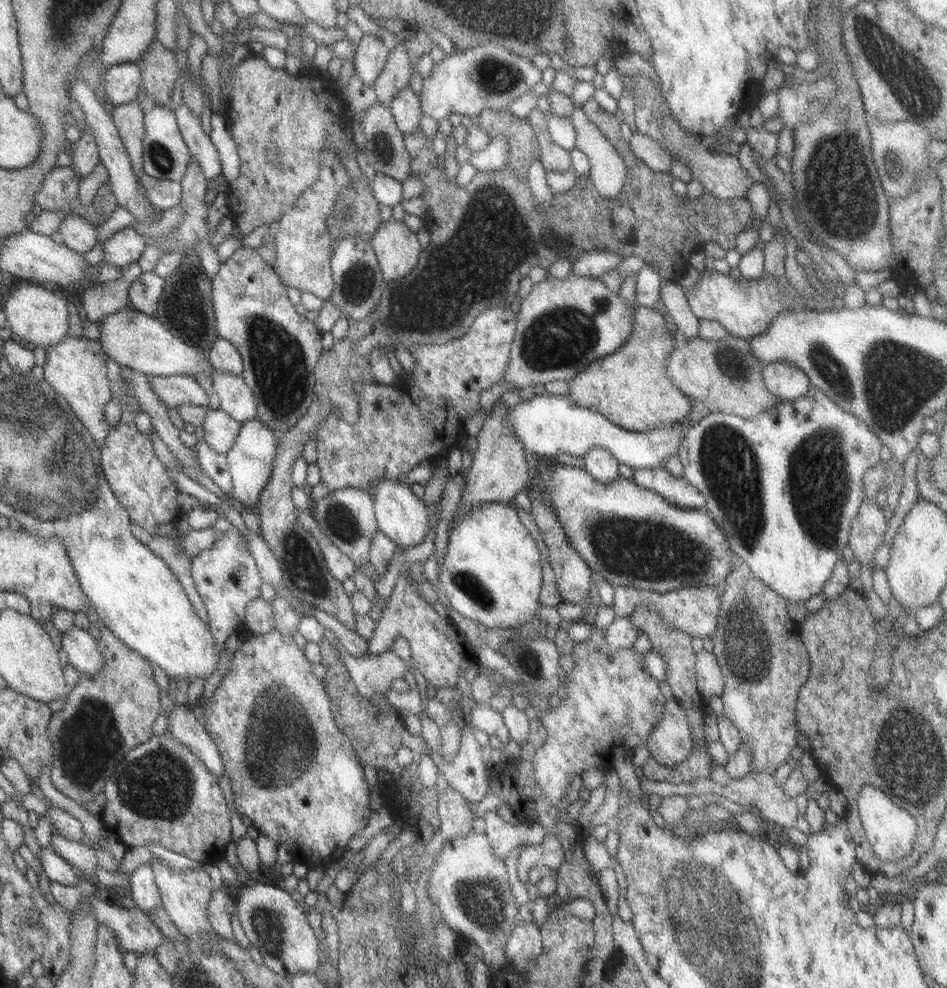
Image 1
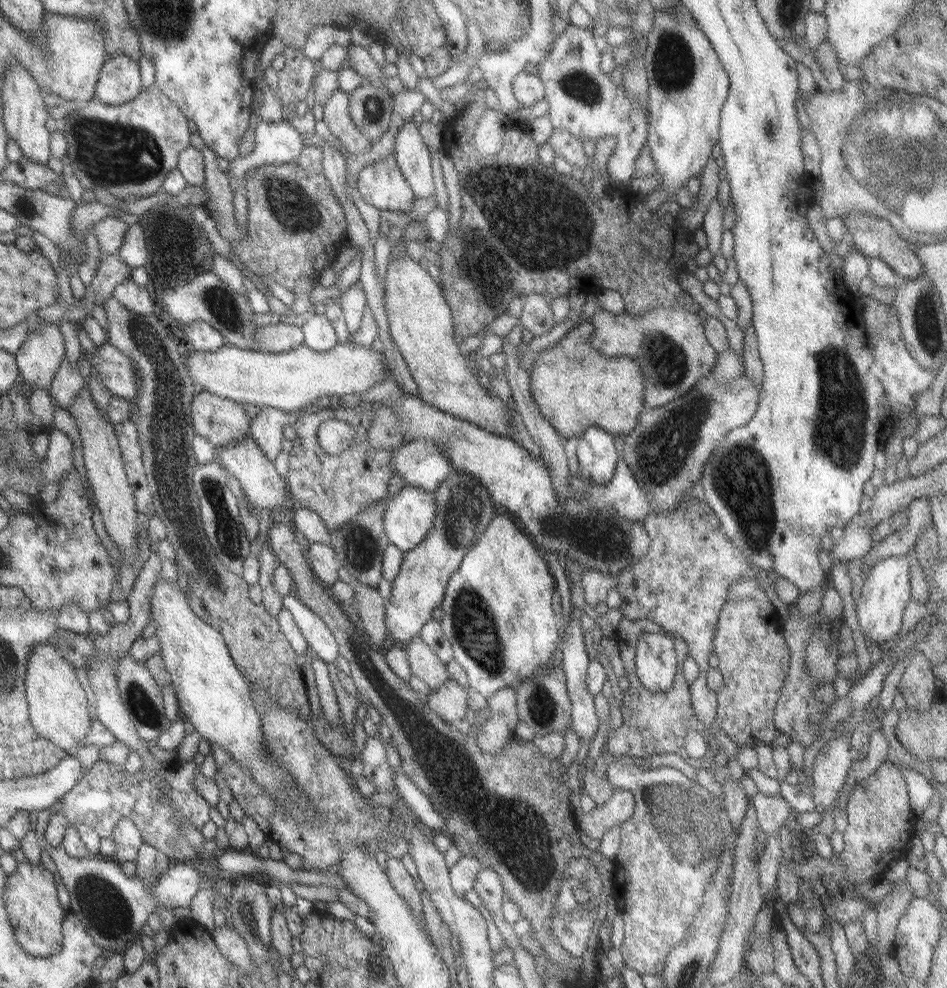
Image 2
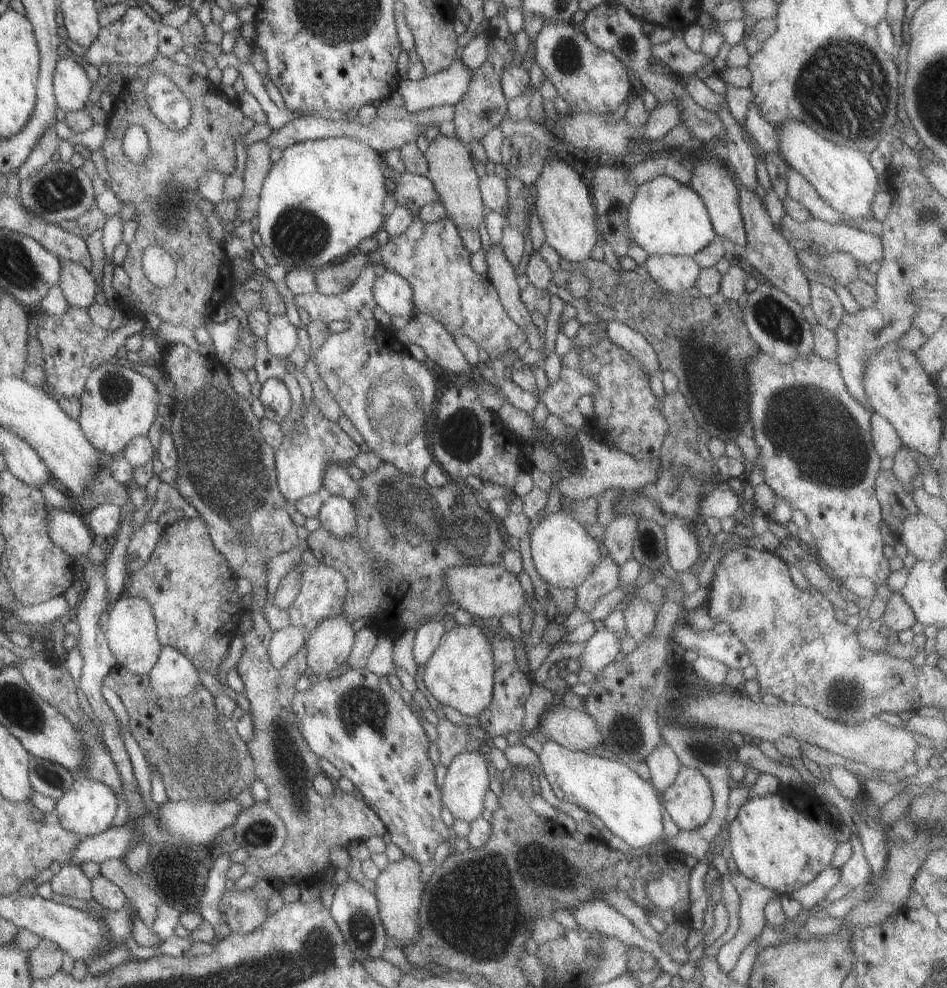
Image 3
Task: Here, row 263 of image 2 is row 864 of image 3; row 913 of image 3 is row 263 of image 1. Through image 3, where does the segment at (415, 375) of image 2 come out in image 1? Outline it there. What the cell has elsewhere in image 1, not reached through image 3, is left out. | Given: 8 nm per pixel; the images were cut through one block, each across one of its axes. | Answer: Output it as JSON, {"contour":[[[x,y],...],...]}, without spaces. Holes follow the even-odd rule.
{"contour":[[[403,221],[381,222],[371,235],[369,244],[384,283],[397,280],[410,272],[421,252],[415,232],[409,230]]]}

